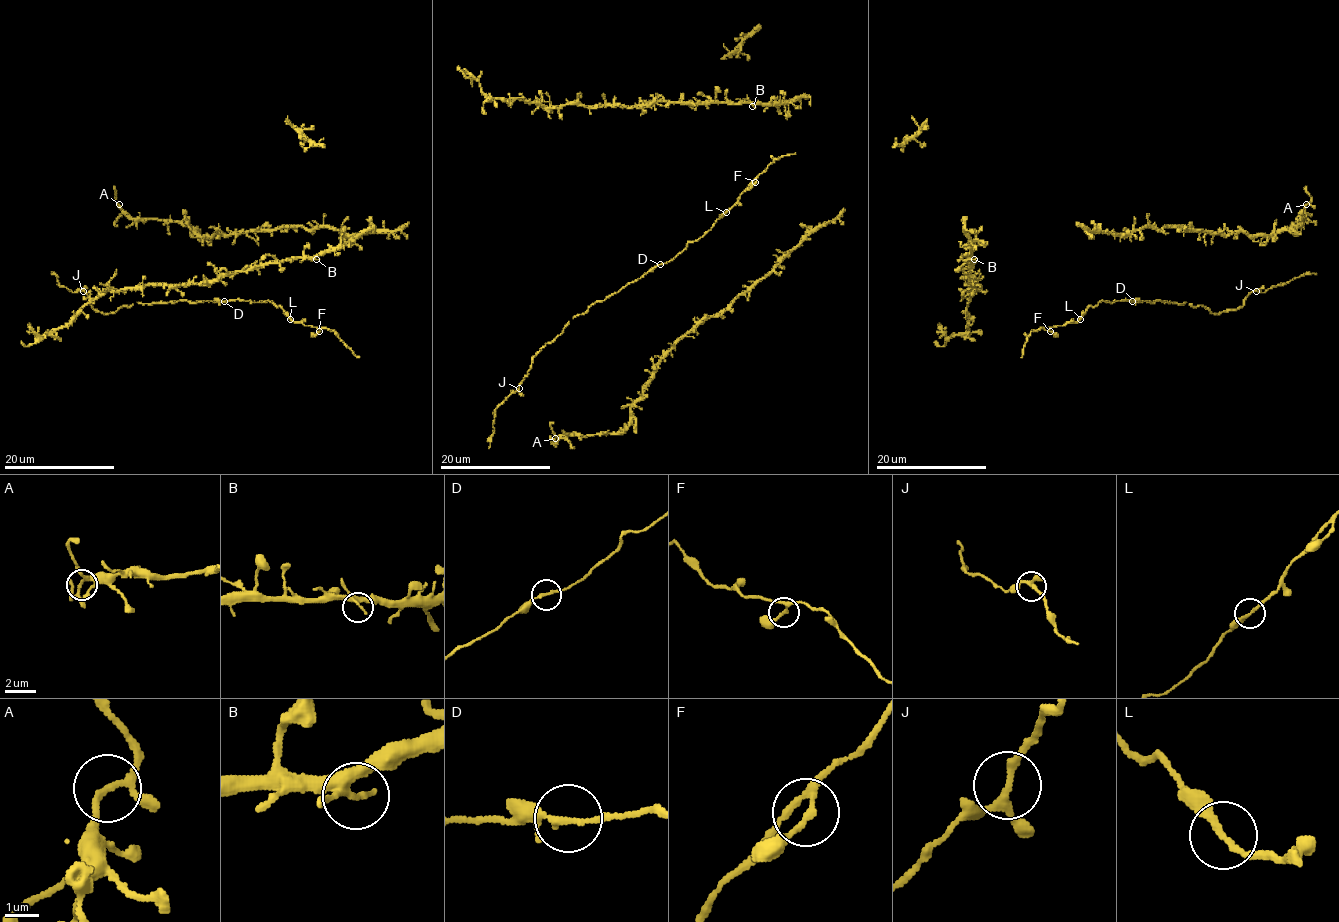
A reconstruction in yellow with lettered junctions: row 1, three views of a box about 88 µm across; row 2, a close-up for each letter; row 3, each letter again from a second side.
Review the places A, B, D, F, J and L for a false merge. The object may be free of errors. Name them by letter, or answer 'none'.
J

